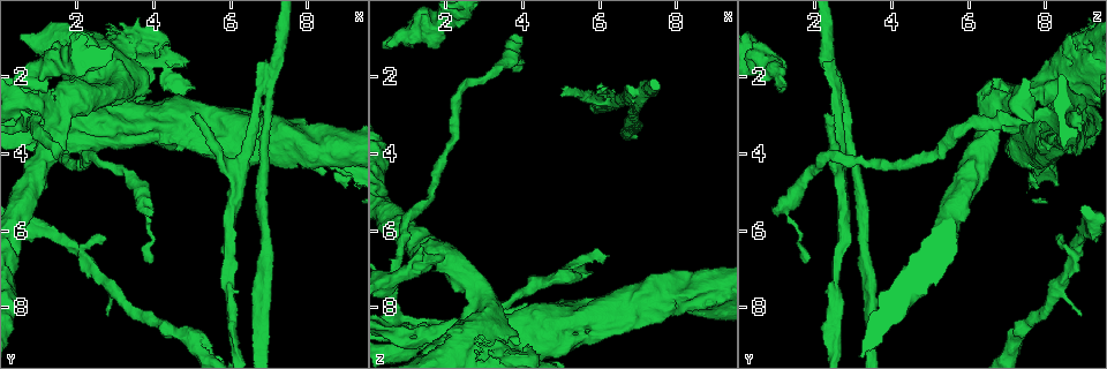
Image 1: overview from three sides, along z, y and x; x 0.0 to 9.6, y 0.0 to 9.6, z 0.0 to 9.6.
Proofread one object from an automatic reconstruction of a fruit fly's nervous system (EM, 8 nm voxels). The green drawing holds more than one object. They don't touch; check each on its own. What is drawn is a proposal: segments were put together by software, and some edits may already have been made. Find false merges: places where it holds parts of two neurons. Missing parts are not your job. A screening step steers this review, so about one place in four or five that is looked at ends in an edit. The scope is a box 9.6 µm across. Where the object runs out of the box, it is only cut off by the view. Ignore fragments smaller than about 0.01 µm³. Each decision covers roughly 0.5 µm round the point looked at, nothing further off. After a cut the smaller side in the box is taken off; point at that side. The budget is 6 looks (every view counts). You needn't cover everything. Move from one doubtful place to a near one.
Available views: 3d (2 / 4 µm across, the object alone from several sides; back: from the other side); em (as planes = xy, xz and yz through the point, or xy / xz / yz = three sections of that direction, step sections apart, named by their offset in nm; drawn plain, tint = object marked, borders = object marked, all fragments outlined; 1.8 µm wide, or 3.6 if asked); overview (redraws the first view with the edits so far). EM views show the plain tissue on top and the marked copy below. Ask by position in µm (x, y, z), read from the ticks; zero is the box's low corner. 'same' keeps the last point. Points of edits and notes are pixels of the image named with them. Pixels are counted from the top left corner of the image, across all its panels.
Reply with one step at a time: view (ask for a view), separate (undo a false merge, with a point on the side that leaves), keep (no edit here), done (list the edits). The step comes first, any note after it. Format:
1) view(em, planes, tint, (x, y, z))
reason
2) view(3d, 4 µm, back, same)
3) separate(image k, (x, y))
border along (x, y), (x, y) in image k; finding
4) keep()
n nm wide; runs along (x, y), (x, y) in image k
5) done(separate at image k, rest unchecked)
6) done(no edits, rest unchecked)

view(3d, 4 µm, (1.50, 1.55, 9.15))
sudden change in width

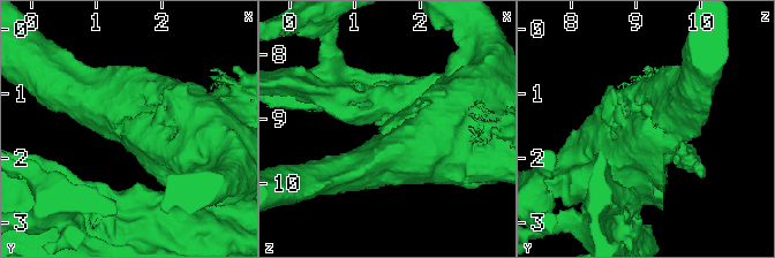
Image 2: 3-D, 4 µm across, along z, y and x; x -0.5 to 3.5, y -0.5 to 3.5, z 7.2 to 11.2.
view(em, planes, tint, (1.60, 1.65, 9.10))

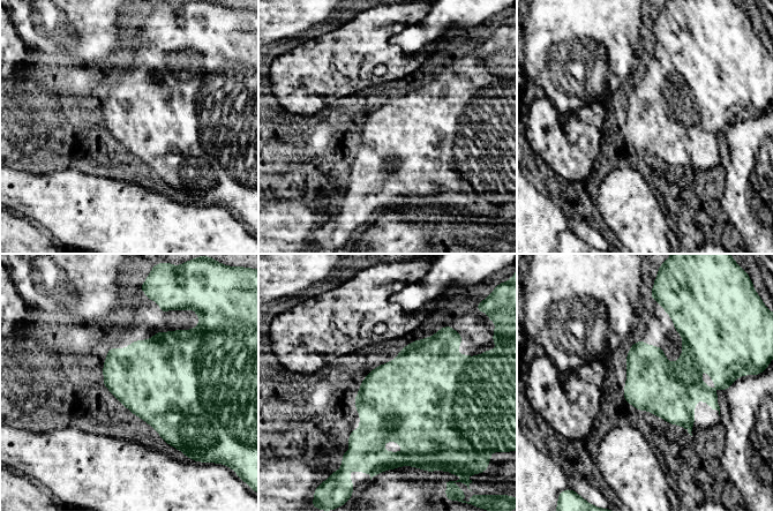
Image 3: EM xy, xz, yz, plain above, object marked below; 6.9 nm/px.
keep()
continuous, no second neuron

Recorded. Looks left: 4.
view(em, 3.6 µm, planes, tint, (1.55, 2.80, 6.65))
sudden change in width

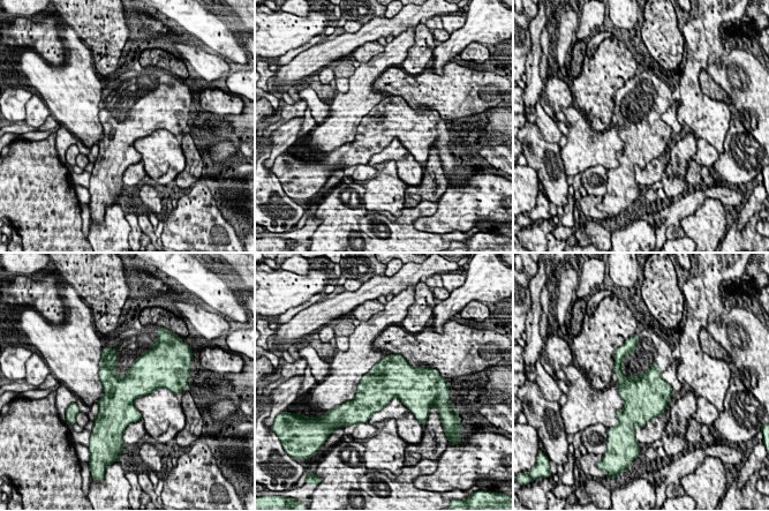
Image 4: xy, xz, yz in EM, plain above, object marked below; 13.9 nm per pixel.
keep()
all the same neuron

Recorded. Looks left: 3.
view(3d, 2 µm, (3.80, 5.50, 1.20))
sudden change in width

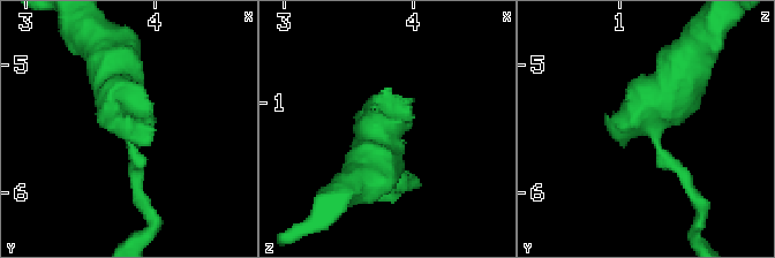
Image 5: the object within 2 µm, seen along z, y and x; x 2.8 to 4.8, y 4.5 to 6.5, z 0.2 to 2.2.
view(em, yz, step 8, tint, (3.80, 5.48, 1.28))

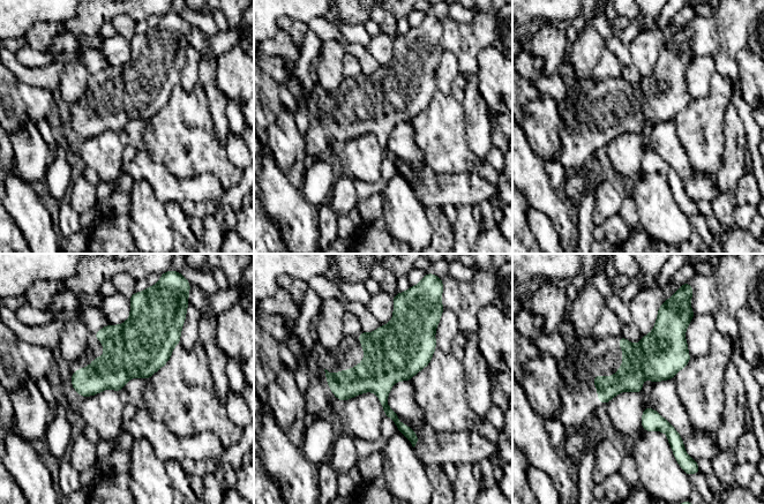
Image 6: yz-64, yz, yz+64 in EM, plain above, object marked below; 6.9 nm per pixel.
view(em, planes, tint, same)
cut it another way

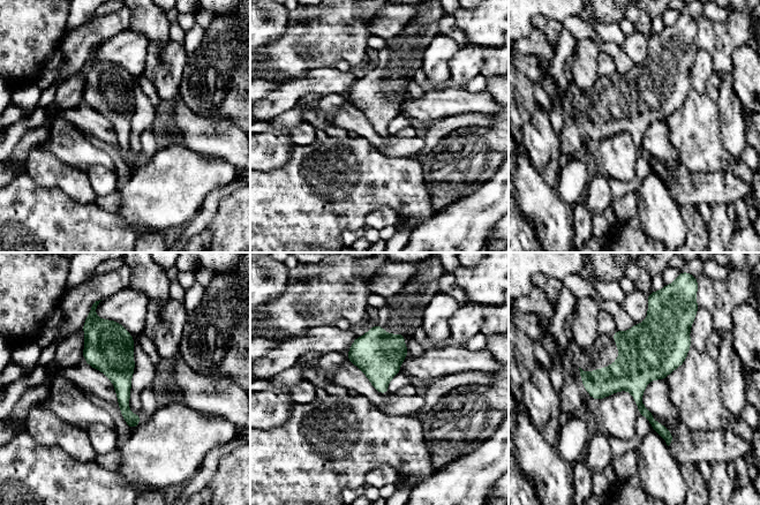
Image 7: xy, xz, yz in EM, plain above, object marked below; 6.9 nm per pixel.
keep()
all the same neuron

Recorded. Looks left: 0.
done(no edits, rest unchecked)

